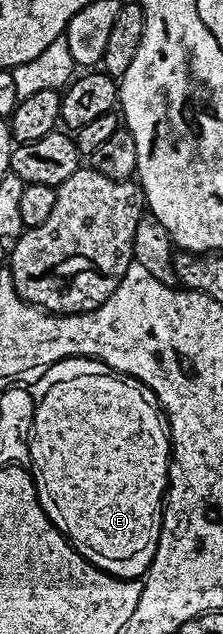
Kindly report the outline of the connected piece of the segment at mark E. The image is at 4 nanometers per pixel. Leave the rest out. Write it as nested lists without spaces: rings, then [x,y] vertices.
[[[105,374],[109,375],[73,375],[70,379],[61,379],[58,383],[51,384],[49,388],[46,386],[42,390],[41,397],[37,400],[37,406],[33,409],[33,422],[29,425],[29,463],[33,467],[33,480],[43,488],[47,517],[68,537],[71,546],[84,549],[87,558],[100,567],[117,566],[127,569],[127,567],[135,566],[141,559],[141,567],[148,569],[157,548],[159,527],[155,520],[159,515],[158,508],[162,506],[167,494],[171,439],[167,434],[166,424],[159,414],[158,404],[146,388],[136,382],[126,381],[116,374]]]

